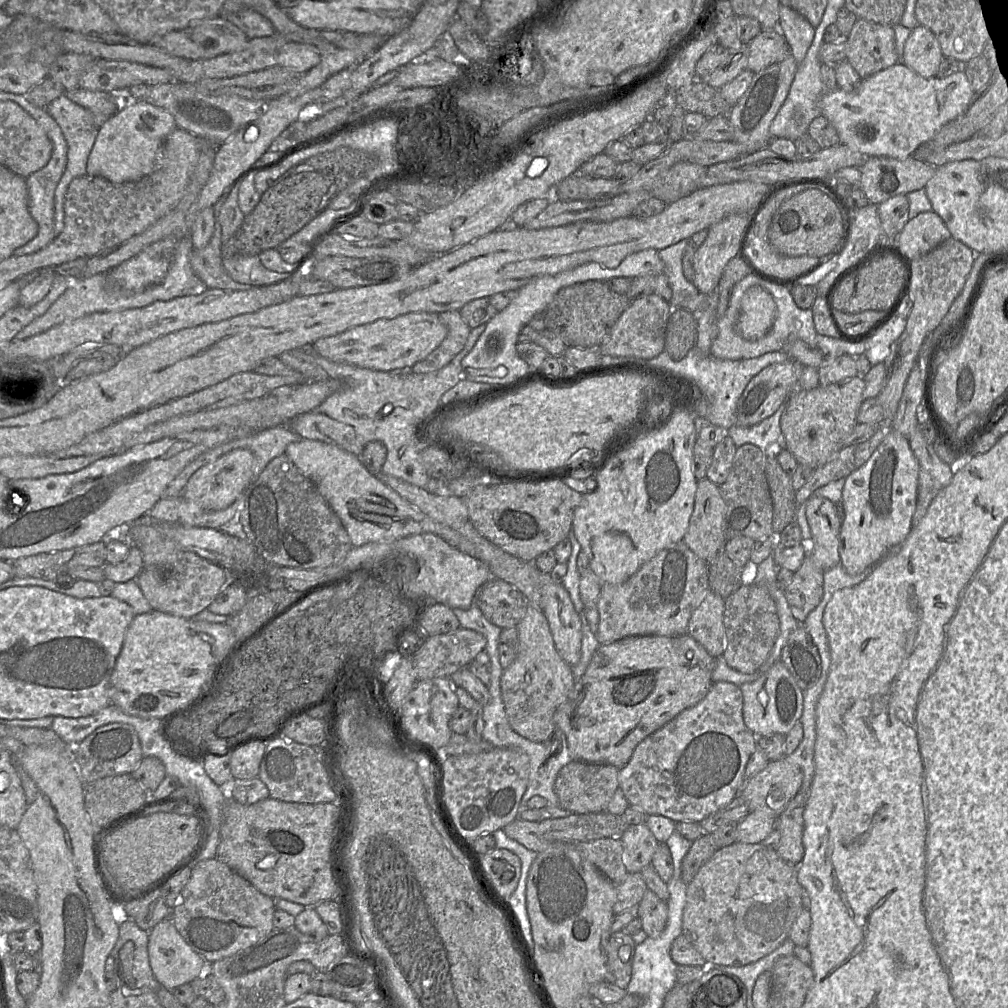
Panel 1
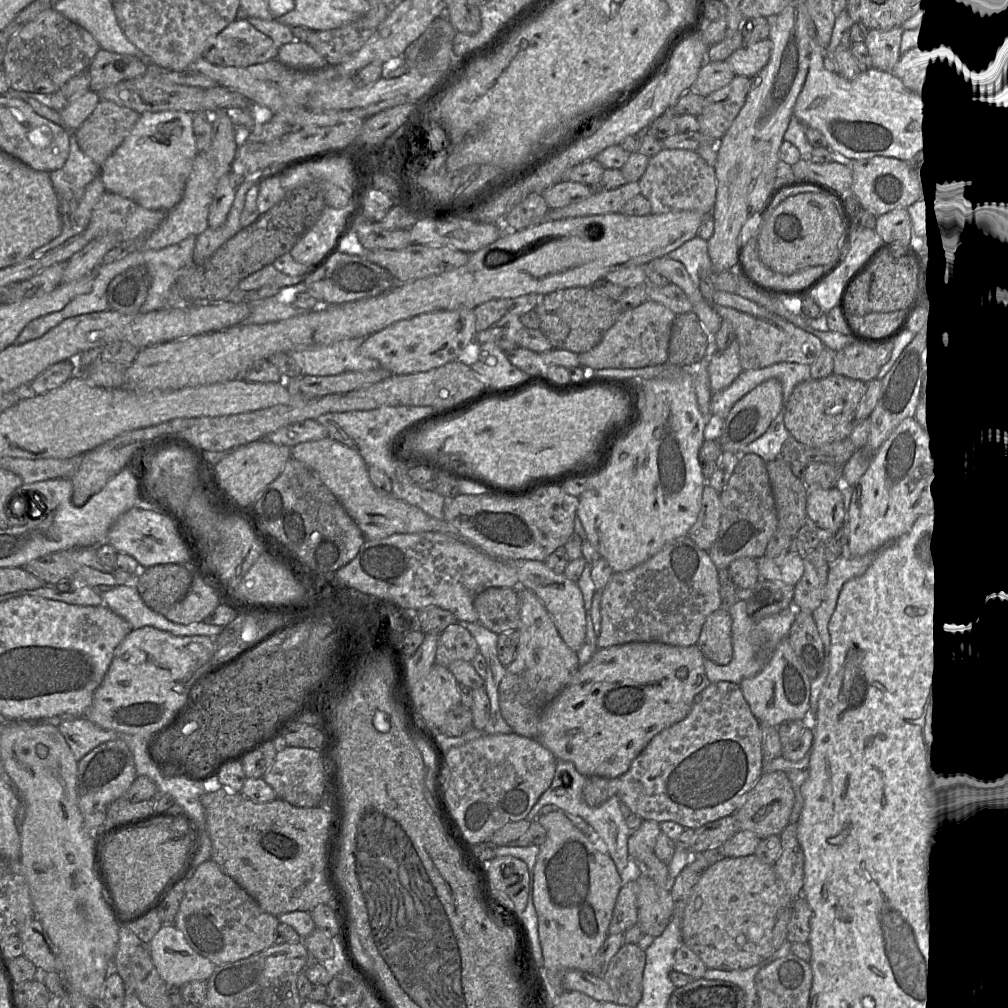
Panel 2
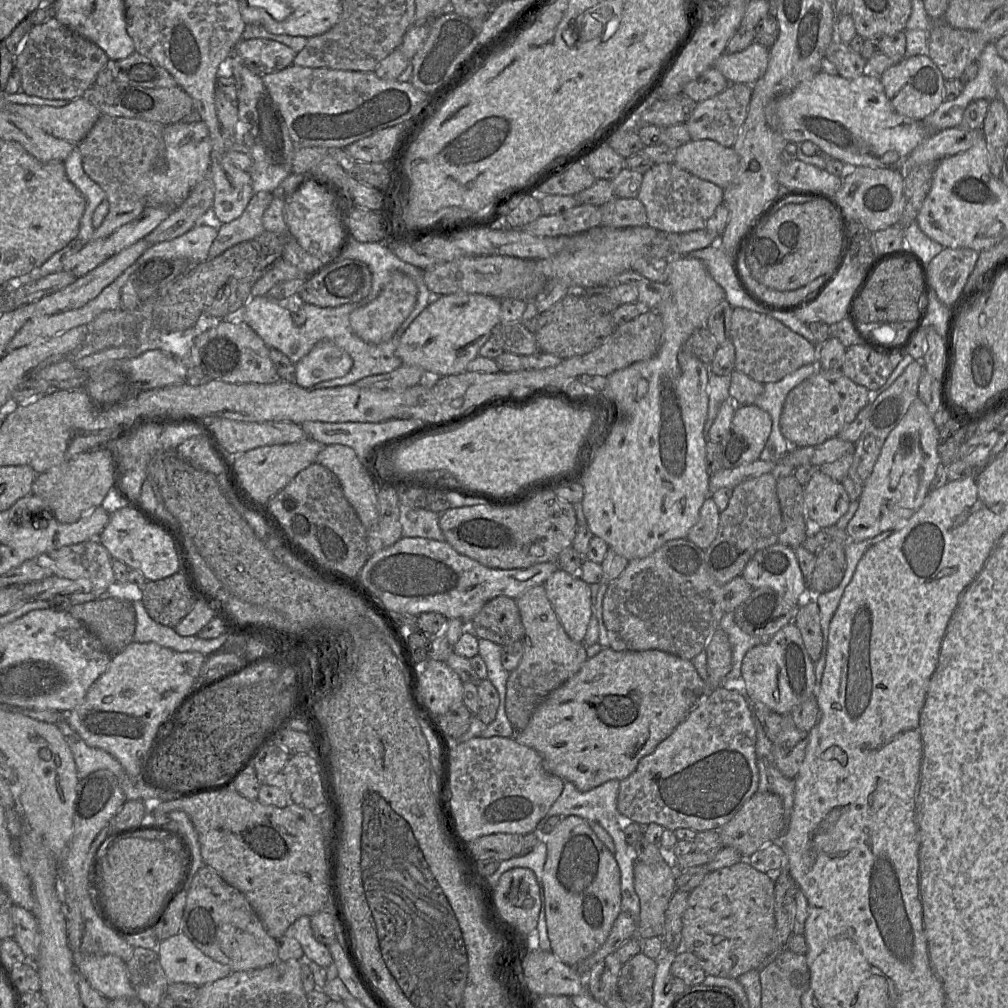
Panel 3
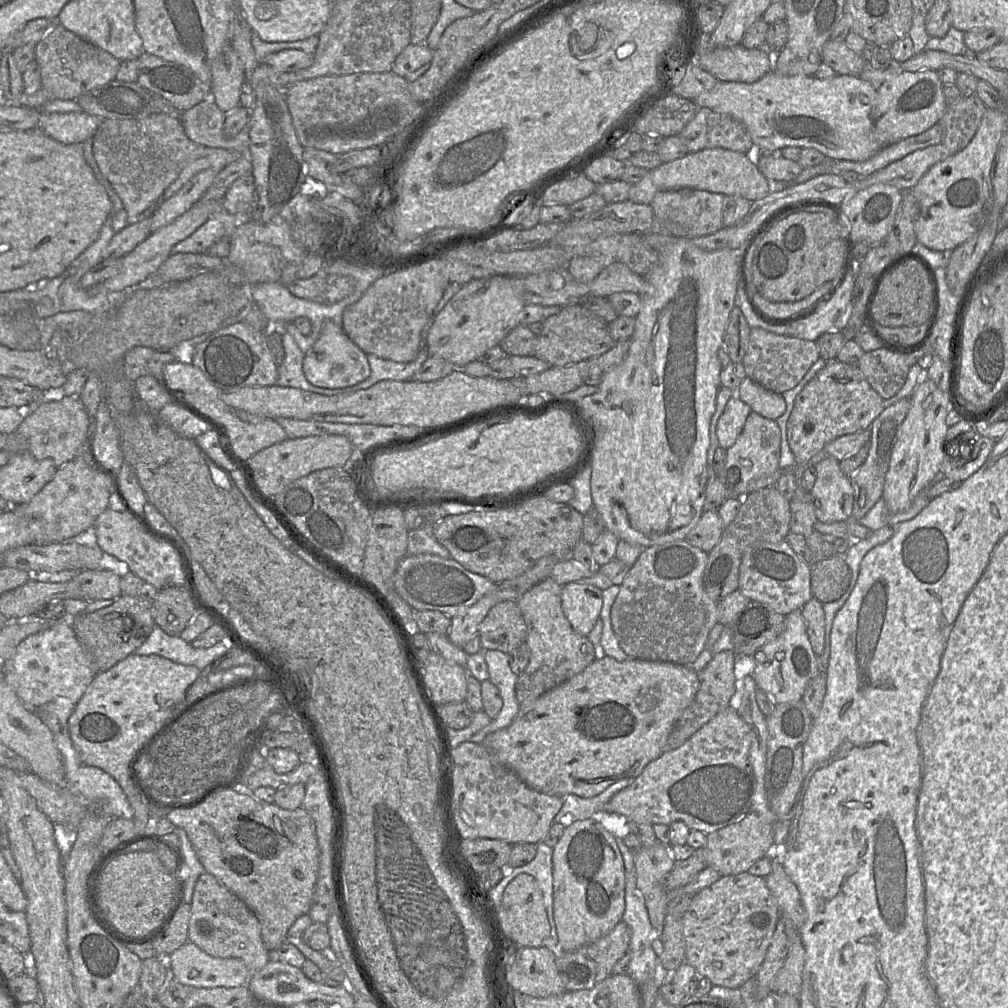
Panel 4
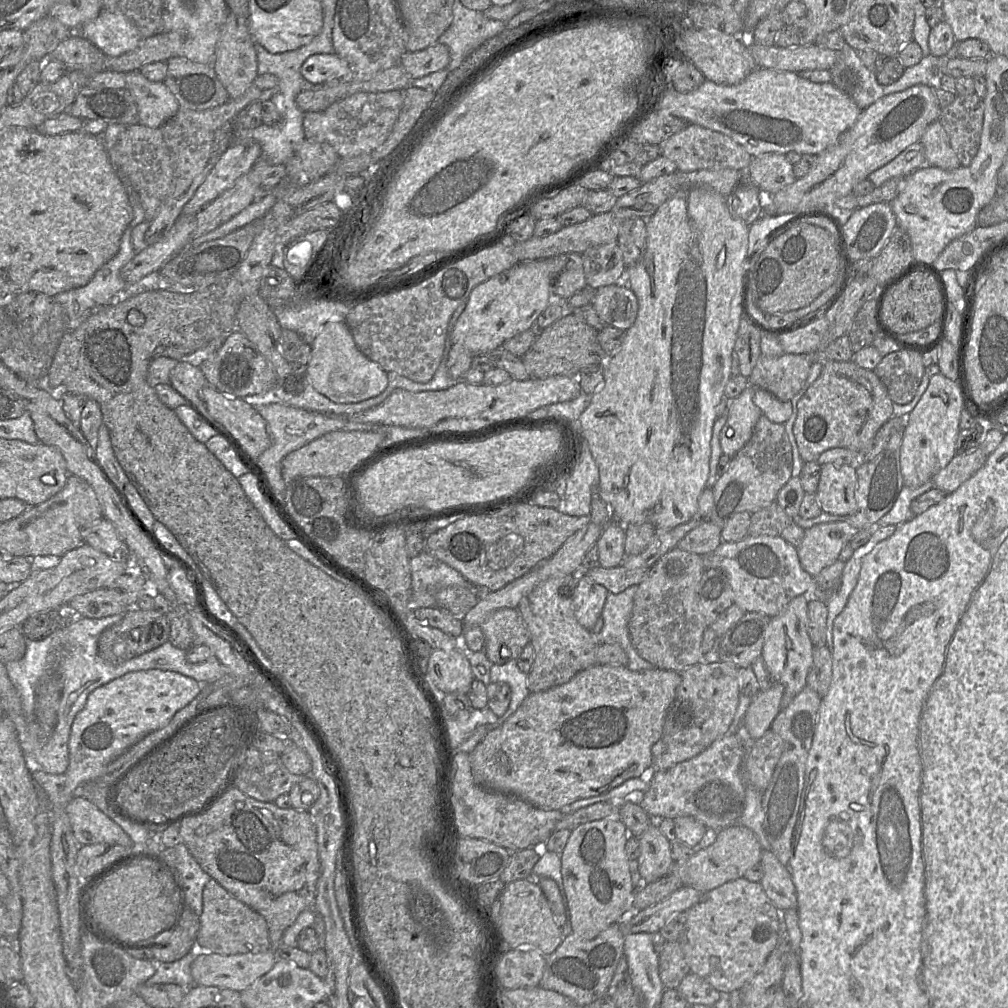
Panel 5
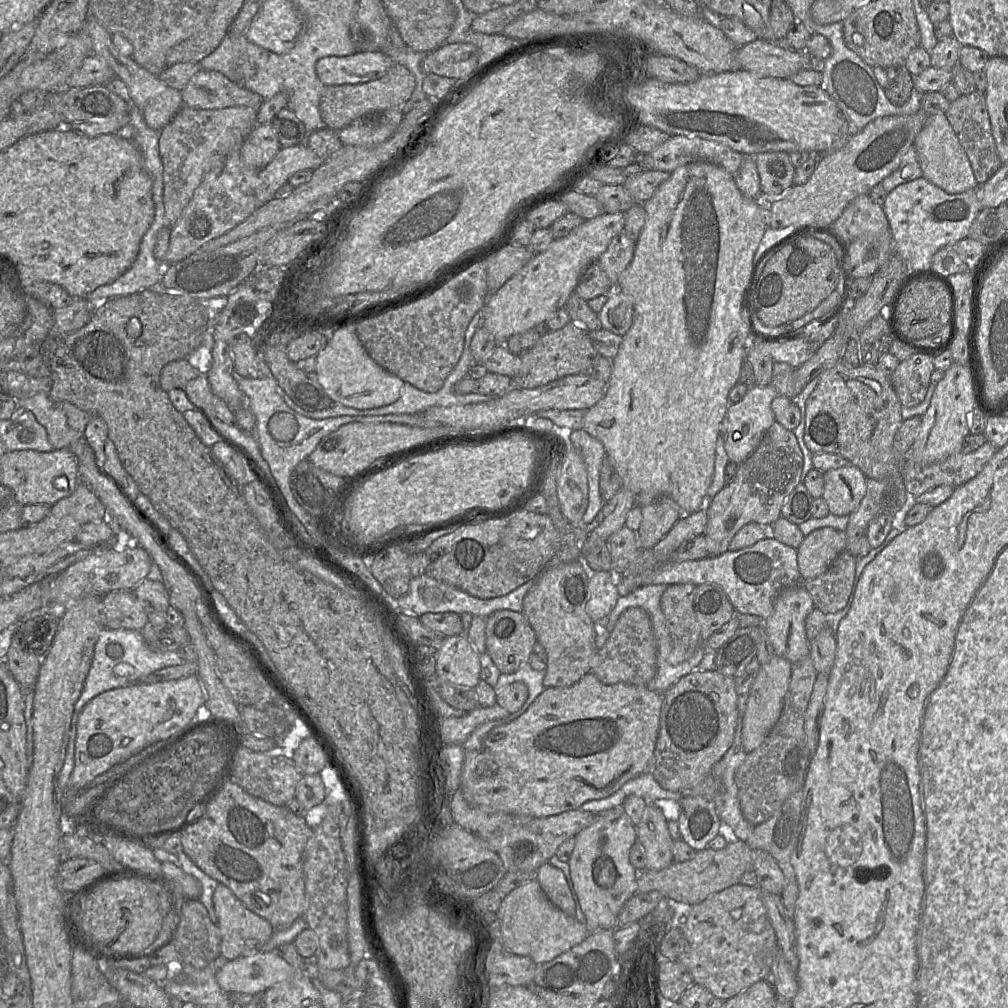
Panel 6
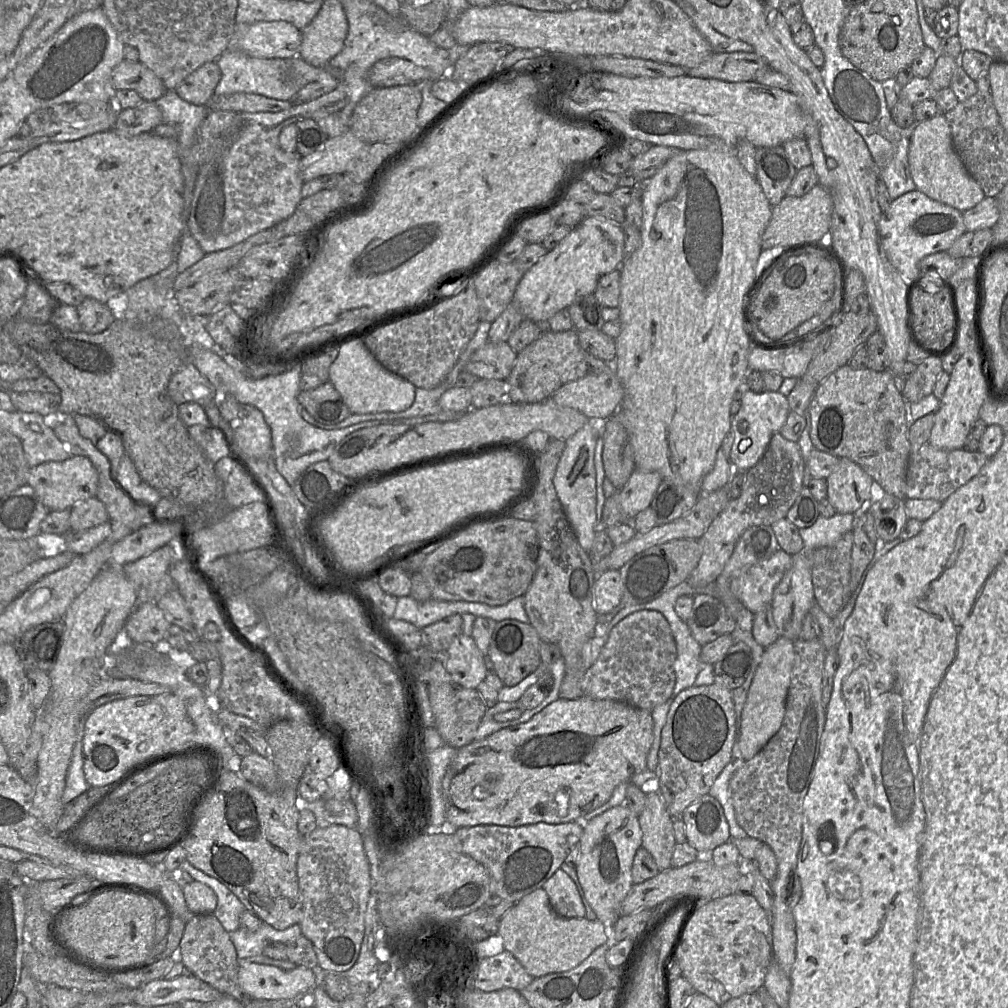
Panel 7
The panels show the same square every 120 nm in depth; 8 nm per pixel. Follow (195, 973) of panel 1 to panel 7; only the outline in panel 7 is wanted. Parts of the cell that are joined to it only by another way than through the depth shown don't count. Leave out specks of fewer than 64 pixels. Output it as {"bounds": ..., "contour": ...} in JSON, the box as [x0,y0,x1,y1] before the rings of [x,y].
{"bounds":[238,961,318,1001],"contour":[[[240,961],[238,981],[241,988],[256,999],[298,1001],[318,985],[316,970],[305,967],[284,970]]]}

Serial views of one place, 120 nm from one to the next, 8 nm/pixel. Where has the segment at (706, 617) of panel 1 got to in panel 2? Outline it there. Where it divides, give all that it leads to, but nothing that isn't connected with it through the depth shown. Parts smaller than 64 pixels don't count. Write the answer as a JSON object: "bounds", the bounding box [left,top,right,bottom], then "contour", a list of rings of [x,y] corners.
{"bounds":[697,607,732,665],"contour":[[[721,607],[706,618],[697,646],[703,655],[715,664],[726,665],[731,661],[732,619],[728,608]]]}

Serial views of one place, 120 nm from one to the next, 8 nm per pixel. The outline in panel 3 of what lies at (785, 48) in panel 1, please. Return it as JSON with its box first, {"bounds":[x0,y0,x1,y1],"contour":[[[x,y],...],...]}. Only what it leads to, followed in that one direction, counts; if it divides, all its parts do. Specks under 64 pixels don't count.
{"bounds":[713,41,769,85],"contour":[[[754,41],[742,51],[722,53],[713,66],[729,83],[753,85],[764,74],[768,63],[769,48]]]}

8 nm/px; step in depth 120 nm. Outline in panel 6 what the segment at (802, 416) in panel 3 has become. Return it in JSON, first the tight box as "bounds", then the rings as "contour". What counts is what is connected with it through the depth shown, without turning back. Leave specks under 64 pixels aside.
{"bounds":[804,362,904,479],"contour":[[[838,362],[832,368],[824,371],[819,376],[819,382],[811,393],[806,402],[806,415],[805,415],[805,433],[804,440],[808,449],[814,454],[820,453],[833,453],[841,455],[846,458],[851,464],[858,467],[867,478],[872,479],[884,479],[890,477],[891,475],[901,475],[902,476],[902,459],[904,455],[899,455],[893,446],[894,436],[903,422],[903,417],[901,414],[902,404],[893,388],[890,380],[891,376],[885,375],[881,370],[879,370],[875,365],[860,365],[858,367],[847,367],[842,362]]]}

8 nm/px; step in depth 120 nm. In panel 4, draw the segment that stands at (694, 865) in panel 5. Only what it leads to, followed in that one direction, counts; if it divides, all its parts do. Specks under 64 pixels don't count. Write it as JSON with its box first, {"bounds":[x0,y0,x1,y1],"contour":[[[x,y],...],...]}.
{"bounds":[706,811,775,876],"contour":[[[752,811],[737,822],[708,834],[707,838],[706,864],[722,876],[748,872],[756,861],[775,850],[774,824],[764,821]]]}

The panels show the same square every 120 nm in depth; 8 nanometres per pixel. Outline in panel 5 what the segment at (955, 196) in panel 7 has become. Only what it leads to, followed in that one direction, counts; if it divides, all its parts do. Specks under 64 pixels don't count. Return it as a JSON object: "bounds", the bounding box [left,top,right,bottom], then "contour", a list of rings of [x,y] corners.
{"bounds":[919,120,961,170],"contour":[[[938,120],[927,126],[919,141],[923,145],[927,165],[944,170],[953,170],[961,166],[950,146],[949,137]]]}

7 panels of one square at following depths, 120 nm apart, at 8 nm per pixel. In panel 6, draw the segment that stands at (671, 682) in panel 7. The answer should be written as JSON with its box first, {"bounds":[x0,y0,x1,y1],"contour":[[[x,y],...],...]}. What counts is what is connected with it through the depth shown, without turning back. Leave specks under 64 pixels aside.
{"bounds":[590,607,657,686],"contour":[[[640,607],[623,612],[605,645],[590,661],[590,672],[603,684],[627,683],[646,686],[656,675],[657,649],[649,614]]]}

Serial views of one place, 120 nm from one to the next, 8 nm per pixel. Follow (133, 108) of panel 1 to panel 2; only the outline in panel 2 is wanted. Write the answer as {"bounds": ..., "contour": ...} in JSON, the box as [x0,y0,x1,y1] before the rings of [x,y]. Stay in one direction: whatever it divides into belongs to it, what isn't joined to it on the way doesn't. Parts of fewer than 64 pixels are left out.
{"bounds":[98,110,199,210],"contour":[[[166,110],[141,113],[129,135],[100,166],[98,181],[104,184],[106,191],[131,199],[144,208],[171,210],[183,196],[193,160],[199,152],[193,123],[194,114],[190,112]]]}

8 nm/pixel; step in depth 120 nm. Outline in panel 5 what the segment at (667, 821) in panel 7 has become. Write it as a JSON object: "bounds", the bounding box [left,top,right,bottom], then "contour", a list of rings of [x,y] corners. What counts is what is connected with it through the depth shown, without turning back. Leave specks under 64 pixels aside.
{"bounds":[638,819,675,884],"contour":[[[651,819],[651,824],[638,840],[638,871],[643,884],[655,882],[667,875],[675,862],[672,859],[671,842],[660,831],[657,820]]]}

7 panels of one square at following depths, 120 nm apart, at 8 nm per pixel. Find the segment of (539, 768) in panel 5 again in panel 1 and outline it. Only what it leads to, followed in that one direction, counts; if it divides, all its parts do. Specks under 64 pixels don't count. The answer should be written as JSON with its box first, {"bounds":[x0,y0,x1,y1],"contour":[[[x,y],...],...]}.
{"bounds":[555,633,716,769],"contour":[[[688,633],[680,636],[632,636],[602,644],[594,652],[568,699],[555,711],[555,728],[565,734],[572,760],[609,764],[620,769],[629,762],[643,739],[705,697],[713,683],[715,666],[716,658]]]}

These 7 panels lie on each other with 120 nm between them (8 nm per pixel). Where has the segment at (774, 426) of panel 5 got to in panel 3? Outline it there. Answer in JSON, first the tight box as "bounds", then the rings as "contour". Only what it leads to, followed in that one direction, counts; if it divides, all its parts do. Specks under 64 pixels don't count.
{"bounds":[720,404,772,468],"contour":[[[756,404],[737,406],[728,435],[720,442],[723,468],[760,458],[772,430],[772,418]]]}

